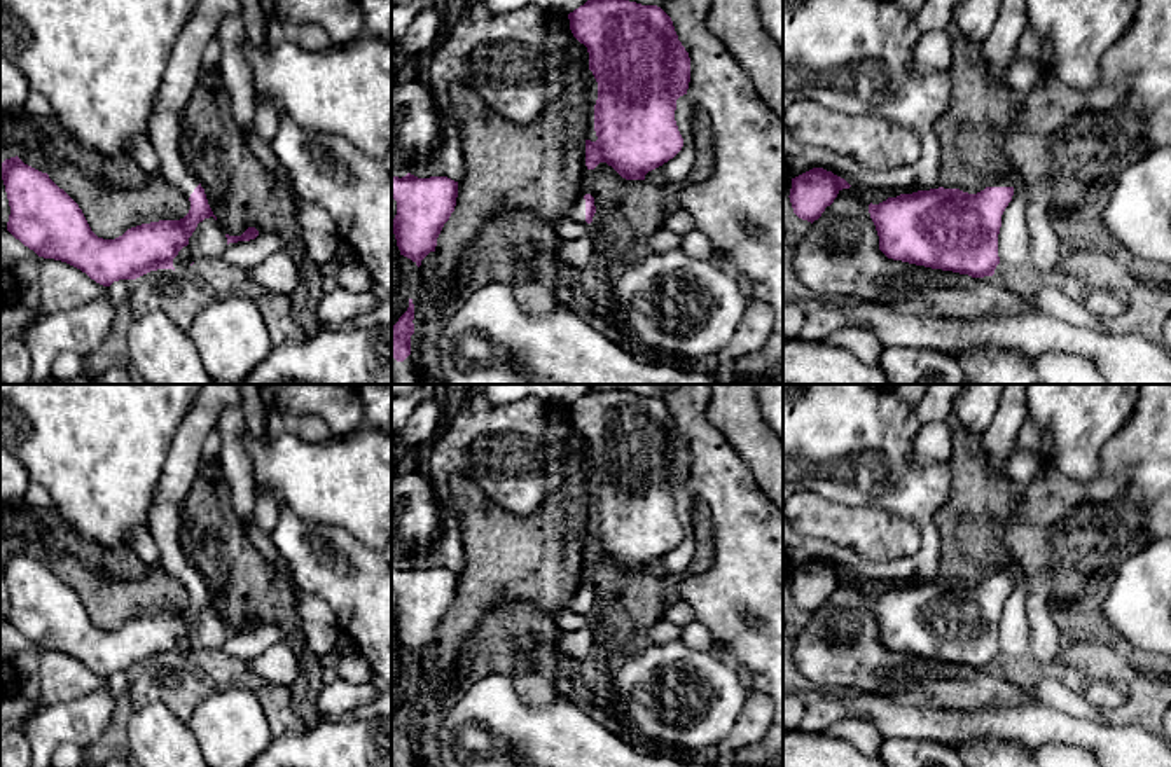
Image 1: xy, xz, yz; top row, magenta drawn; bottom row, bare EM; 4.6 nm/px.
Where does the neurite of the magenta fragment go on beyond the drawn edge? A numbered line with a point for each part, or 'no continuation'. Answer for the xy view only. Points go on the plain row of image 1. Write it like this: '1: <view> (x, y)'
1: xy (184, 456)

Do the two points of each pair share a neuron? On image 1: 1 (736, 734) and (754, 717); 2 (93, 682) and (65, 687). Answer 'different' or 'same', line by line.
1: same
2: same

